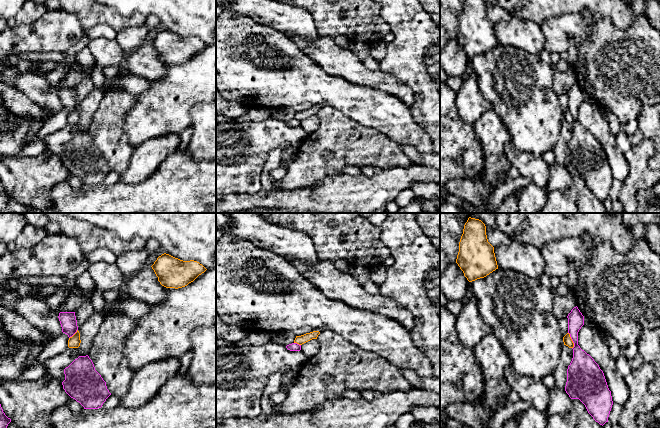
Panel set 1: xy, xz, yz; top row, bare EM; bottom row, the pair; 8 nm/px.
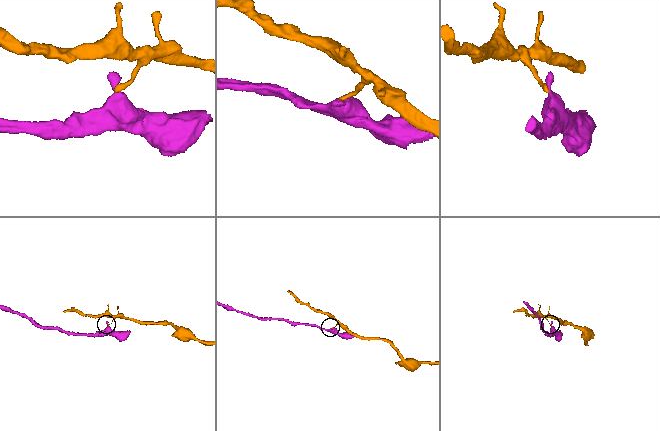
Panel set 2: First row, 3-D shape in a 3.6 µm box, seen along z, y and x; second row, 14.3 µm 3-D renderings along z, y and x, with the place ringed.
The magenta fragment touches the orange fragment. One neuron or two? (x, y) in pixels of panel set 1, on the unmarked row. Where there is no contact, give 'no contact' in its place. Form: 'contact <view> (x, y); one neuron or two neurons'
contact yz (572, 116); two neurons

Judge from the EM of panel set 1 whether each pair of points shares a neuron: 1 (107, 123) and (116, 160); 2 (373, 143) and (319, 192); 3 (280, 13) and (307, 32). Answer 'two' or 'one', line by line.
1: one
2: two
3: one

